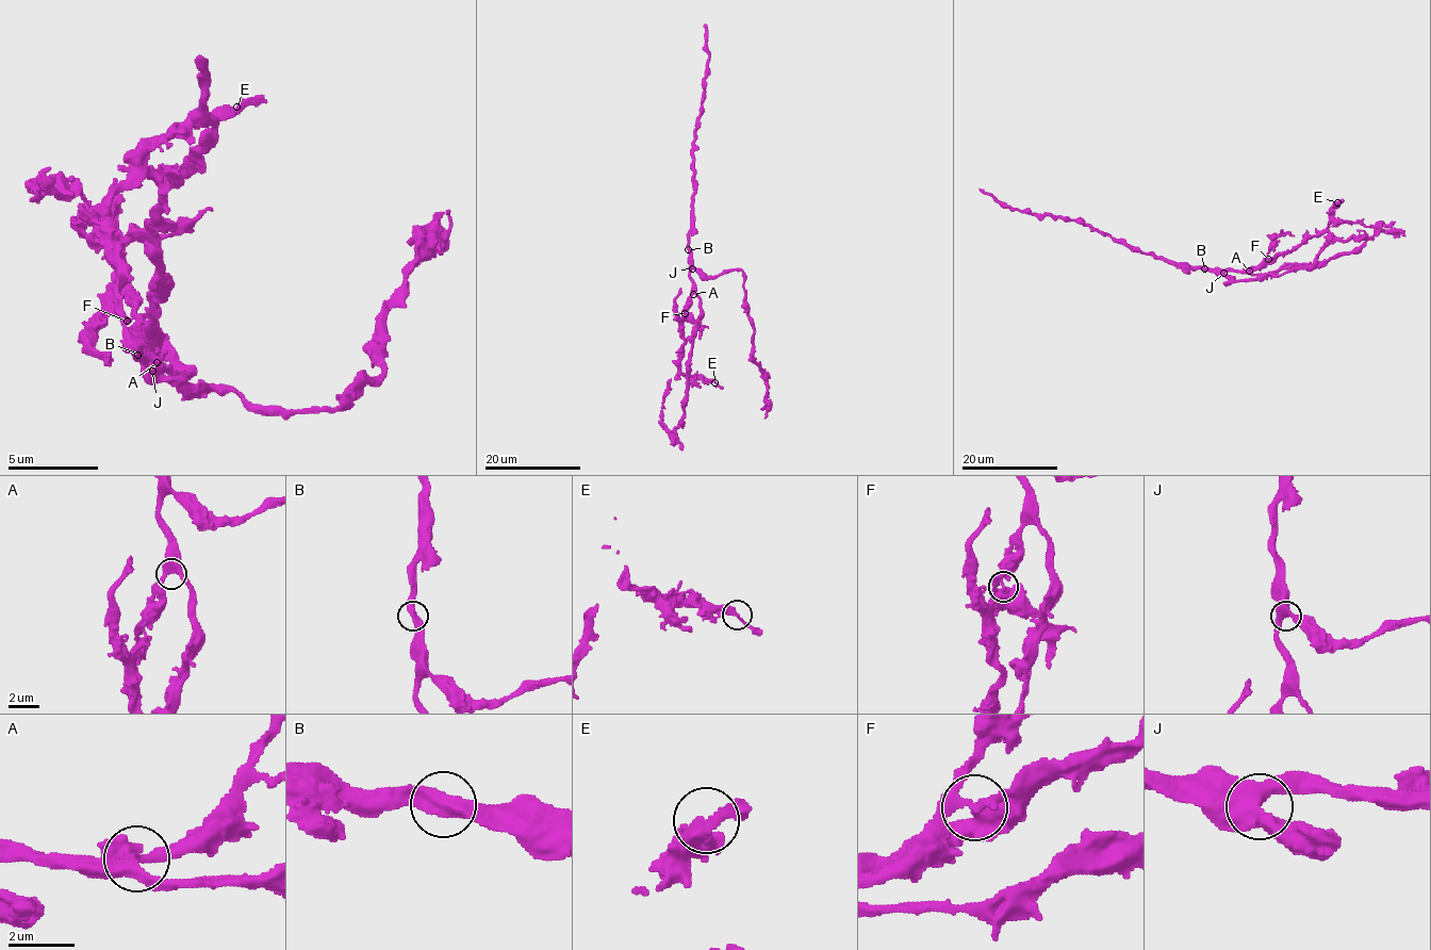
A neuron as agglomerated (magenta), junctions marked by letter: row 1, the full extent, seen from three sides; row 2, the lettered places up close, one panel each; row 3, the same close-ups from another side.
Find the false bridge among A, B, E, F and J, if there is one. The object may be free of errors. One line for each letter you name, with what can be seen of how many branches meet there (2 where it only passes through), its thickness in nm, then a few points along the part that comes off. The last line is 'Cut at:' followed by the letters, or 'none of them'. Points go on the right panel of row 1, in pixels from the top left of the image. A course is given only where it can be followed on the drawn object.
F: branches 3; calibre 200 nm; course (1268, 260), (1285, 255), (1309, 238), (1318, 235), (1326, 228), (1335, 206), (1344, 200)
Cut at: F

